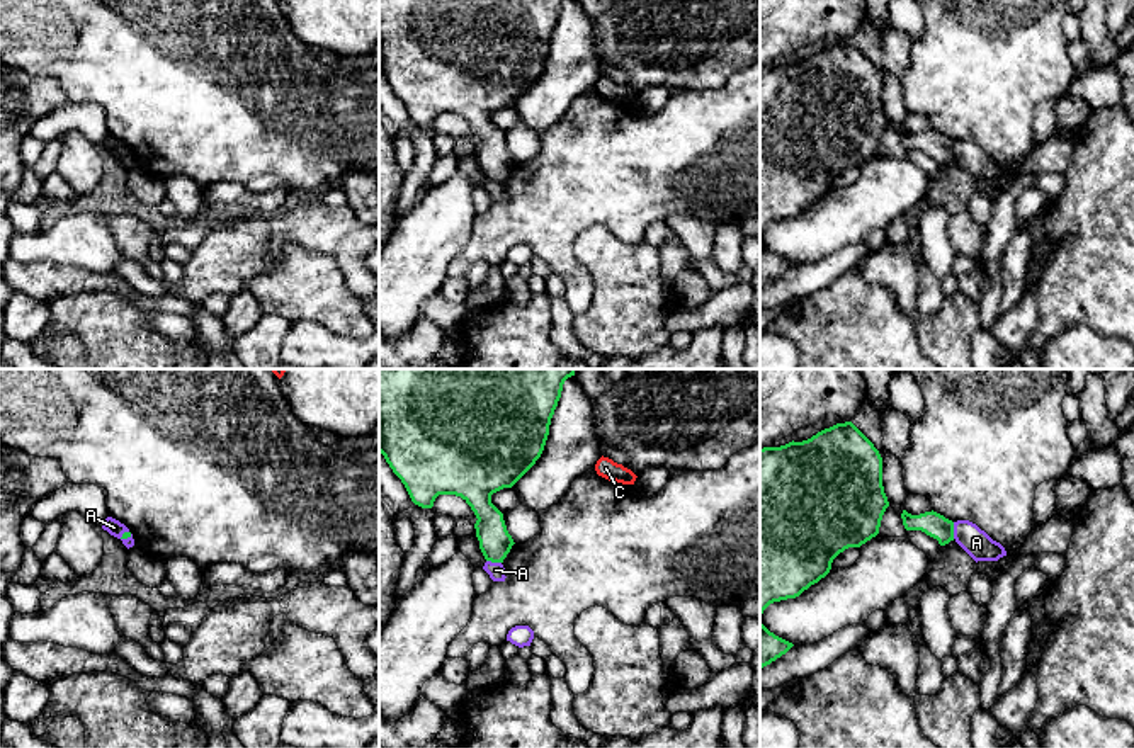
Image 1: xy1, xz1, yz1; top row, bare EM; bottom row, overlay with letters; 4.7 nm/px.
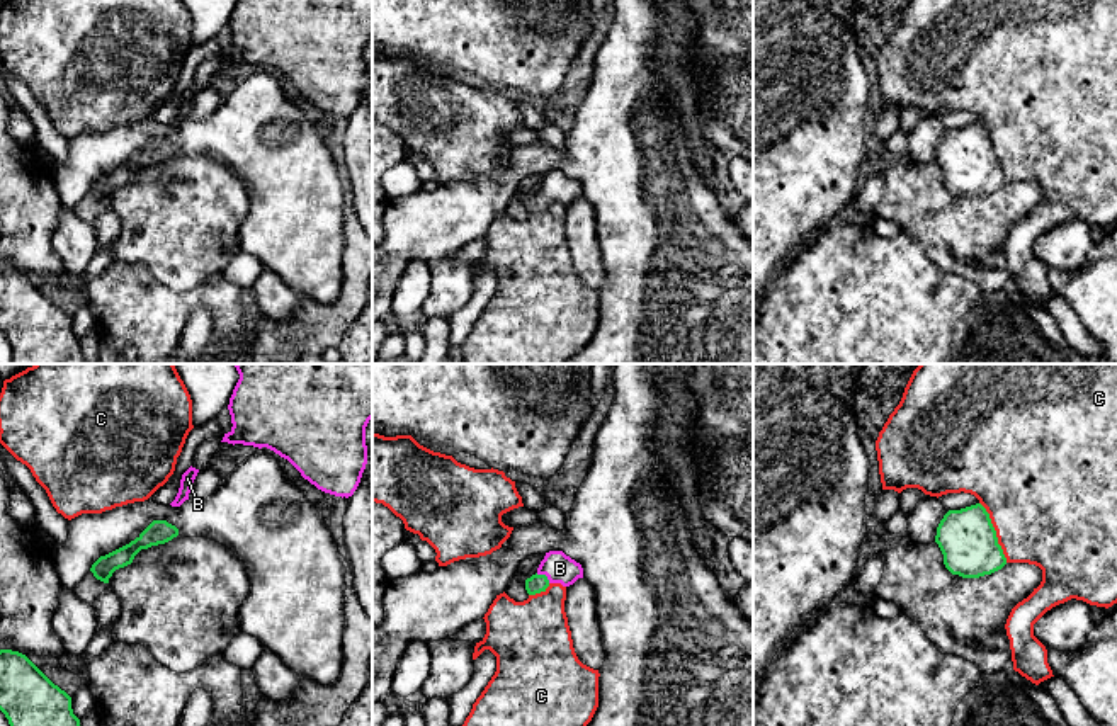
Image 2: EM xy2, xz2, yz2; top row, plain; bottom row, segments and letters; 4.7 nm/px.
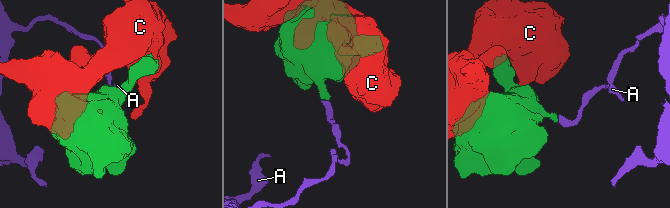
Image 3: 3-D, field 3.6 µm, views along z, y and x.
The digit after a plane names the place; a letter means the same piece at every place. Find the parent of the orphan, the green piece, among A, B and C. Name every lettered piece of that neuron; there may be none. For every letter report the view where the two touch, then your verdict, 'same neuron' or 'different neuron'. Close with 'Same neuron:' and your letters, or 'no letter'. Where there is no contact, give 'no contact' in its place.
A: contact in yz1; different neuron
B: contact in xz2; same neuron
C: contact in yz2; different neuron
Same neuron: B

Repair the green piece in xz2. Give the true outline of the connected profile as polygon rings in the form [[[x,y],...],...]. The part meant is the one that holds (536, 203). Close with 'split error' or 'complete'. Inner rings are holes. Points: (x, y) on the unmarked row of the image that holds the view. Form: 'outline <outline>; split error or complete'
outline [[[549,170],[541,180],[537,192],[525,199],[525,209],[529,214],[536,214],[546,211],[551,202],[570,206],[578,197],[583,197],[580,182],[566,175],[563,170]]]; split error

